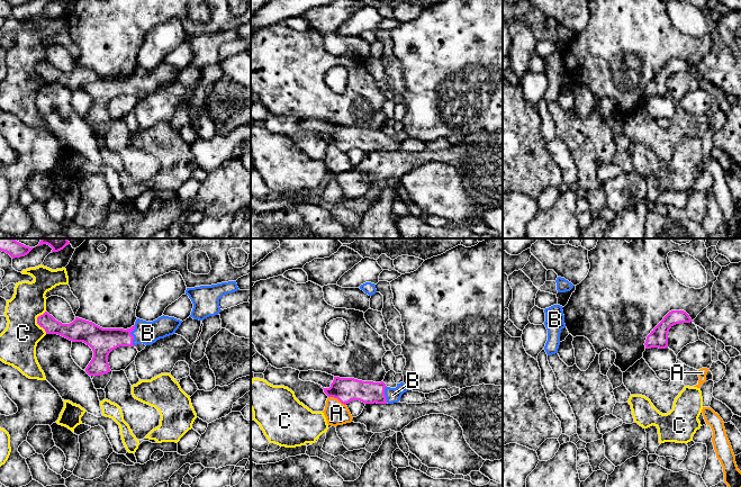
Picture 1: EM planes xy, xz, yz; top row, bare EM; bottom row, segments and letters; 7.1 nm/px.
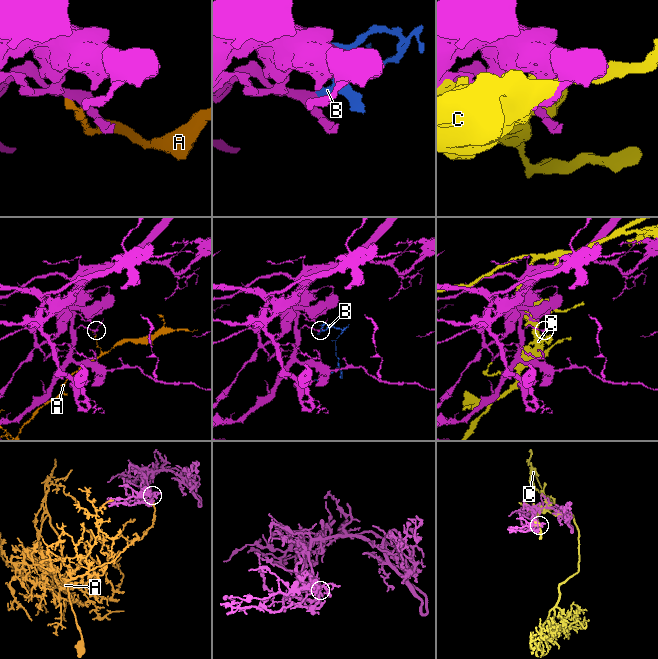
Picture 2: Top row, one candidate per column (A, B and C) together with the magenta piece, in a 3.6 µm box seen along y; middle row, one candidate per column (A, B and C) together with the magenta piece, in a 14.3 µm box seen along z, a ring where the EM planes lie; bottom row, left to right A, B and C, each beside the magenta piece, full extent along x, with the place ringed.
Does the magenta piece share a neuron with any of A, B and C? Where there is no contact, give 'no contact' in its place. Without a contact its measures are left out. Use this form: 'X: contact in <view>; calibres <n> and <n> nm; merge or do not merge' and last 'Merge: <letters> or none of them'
A: contact in xz; calibres 180 and 160 nm; do not merge
B: contact in xy; calibres 190 and 160 nm; merge
C: contact in xy; calibres 120 and 260 nm; do not merge
Merge: B

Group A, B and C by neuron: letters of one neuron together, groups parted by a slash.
A / B / C

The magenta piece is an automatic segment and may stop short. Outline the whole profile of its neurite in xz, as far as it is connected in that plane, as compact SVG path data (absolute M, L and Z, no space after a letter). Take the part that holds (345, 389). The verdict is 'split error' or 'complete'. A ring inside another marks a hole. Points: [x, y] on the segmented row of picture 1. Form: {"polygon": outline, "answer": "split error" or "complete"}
{"polygon": "M334 377L331 387L323 389L328 397L337 398L344 405L352 400L364 404L394 404L398 403L401 395L408 390L404 382L397 384L396 388L390 388L383 381L362 381L340 377Z", "answer": "split error"}

